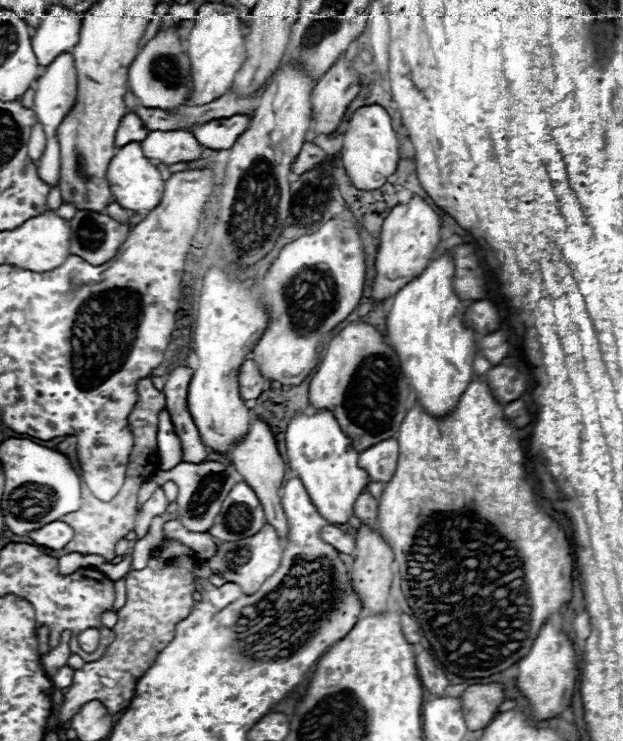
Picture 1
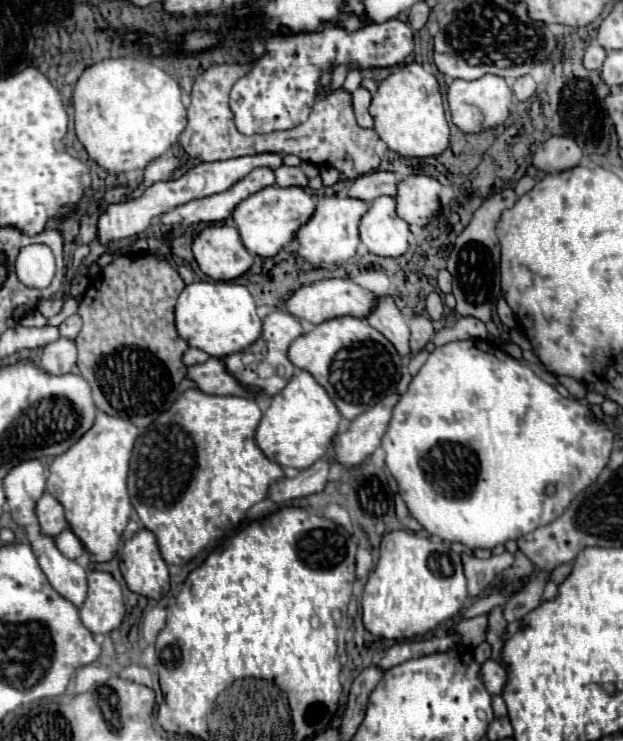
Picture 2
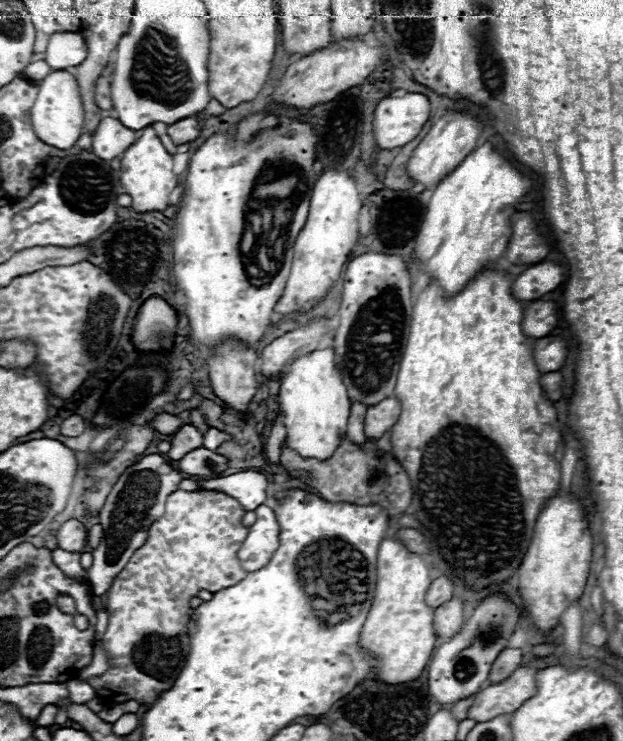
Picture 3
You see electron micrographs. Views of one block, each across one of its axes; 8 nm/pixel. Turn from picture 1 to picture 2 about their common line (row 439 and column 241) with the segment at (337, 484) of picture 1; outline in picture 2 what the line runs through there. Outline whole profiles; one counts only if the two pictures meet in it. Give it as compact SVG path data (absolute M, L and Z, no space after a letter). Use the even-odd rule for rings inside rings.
M194 282L178 298L176 330L188 346L200 348L210 356L226 356L256 342L262 332L262 320L246 286L234 282Z

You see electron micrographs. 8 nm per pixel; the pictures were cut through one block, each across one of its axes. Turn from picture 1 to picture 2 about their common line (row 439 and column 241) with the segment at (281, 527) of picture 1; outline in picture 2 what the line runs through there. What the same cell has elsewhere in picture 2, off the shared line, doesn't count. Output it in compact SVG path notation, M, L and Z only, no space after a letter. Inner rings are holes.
M206 226L192 242L200 270L212 280L232 280L252 266L250 252L242 246L234 226Z

